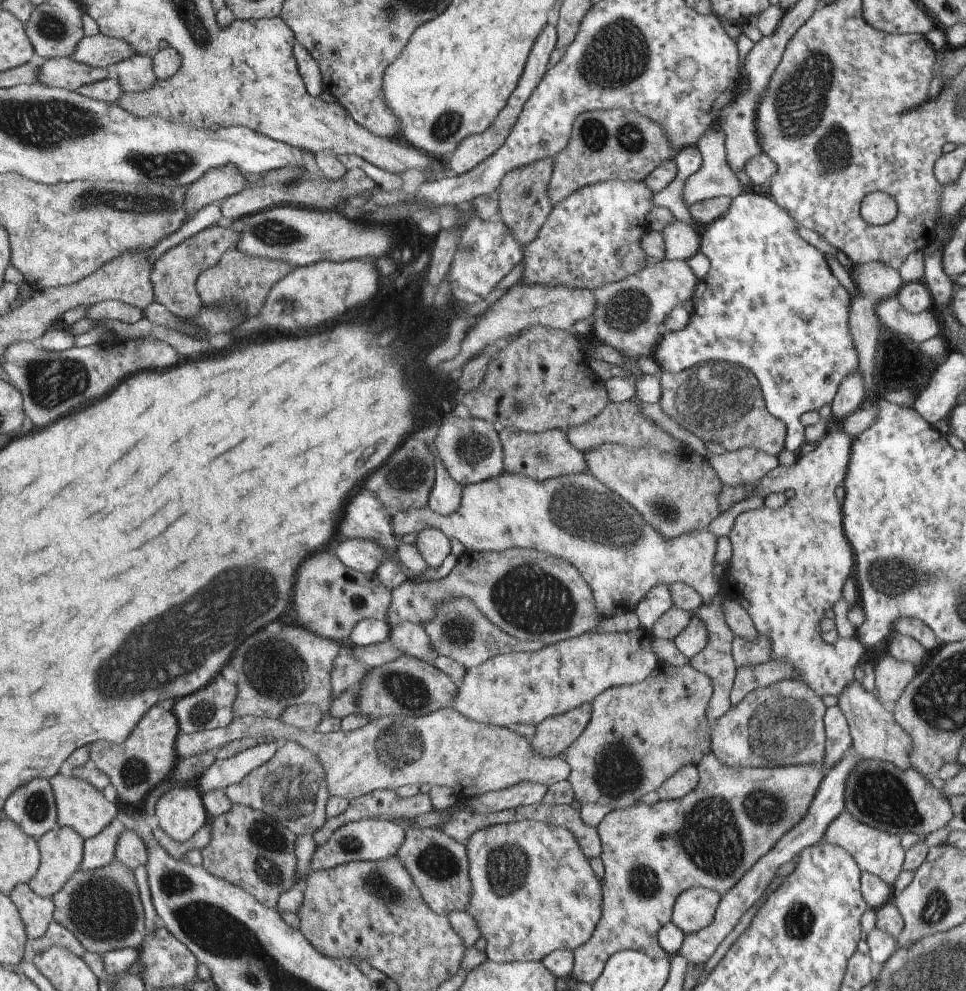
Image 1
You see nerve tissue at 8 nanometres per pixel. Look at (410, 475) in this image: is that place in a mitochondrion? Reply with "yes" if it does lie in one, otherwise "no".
yes

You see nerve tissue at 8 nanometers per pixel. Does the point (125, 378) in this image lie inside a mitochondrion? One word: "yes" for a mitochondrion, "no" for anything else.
no

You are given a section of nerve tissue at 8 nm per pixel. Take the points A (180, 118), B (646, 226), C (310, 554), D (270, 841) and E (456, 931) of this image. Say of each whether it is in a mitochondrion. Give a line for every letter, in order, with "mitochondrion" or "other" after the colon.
A: other
B: other
C: other
D: mitochondrion
E: other

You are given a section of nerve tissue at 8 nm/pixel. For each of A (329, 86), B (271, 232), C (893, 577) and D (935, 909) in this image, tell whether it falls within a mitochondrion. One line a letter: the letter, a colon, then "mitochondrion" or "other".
A: other
B: mitochondrion
C: mitochondrion
D: mitochondrion

